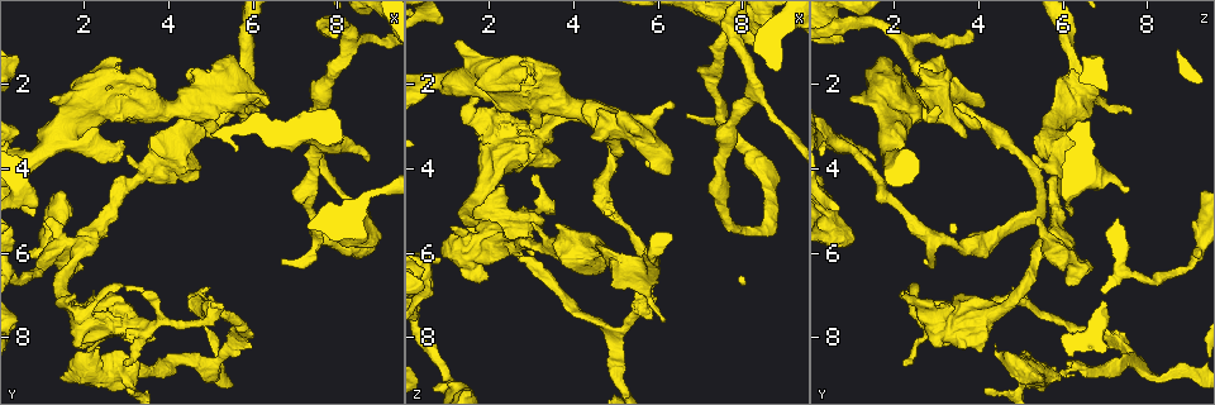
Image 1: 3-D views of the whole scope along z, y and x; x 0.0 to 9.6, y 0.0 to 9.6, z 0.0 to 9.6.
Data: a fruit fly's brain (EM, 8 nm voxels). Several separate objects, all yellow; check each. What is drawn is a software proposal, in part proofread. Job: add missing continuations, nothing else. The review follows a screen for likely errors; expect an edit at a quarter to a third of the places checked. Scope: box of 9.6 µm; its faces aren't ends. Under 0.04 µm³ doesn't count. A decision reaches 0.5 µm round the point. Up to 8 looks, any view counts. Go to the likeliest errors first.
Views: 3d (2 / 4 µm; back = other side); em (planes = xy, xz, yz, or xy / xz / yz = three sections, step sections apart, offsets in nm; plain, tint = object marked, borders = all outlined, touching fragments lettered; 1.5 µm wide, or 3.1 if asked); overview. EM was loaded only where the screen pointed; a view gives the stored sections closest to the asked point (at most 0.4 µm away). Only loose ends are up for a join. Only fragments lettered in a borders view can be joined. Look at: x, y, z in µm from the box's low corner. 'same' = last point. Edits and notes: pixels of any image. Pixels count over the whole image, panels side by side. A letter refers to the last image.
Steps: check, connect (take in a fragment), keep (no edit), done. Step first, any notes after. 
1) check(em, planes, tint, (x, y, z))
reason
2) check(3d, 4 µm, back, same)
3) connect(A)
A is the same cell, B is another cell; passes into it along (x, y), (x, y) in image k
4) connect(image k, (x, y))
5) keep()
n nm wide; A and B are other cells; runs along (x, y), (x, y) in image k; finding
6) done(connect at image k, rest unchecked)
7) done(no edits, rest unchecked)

check(3d, 2 µm, (1.25, 2.40, 1.05))
thick end

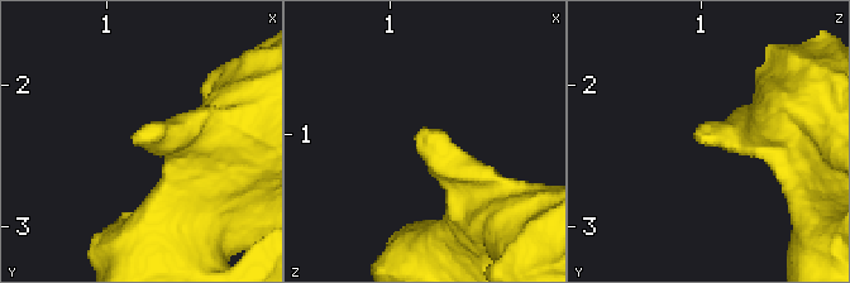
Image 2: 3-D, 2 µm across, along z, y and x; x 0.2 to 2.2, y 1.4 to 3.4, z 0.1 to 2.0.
check(em, xz, step 8, tint, (1.22, 2.42, 1.00))

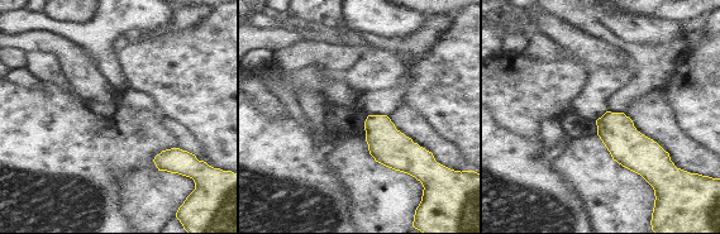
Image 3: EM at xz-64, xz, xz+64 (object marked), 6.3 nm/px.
check(em, planes, borders, same)

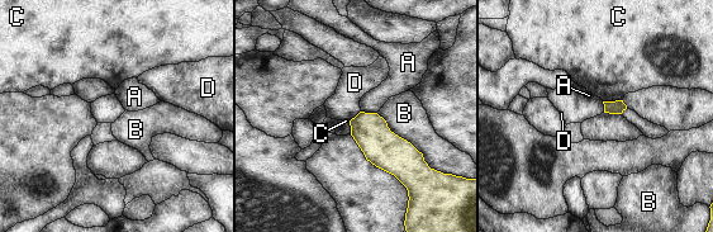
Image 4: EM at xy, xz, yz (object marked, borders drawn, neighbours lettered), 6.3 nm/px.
keep()
B touches over 480 nm; A, B, C and D are other cells; border along (376, 113), (429, 166) in image 4; no lettered fragment goes on from it

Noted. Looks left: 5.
check(3d, 2 µm, back, (6.40, 2.50, 2.35))
an open end

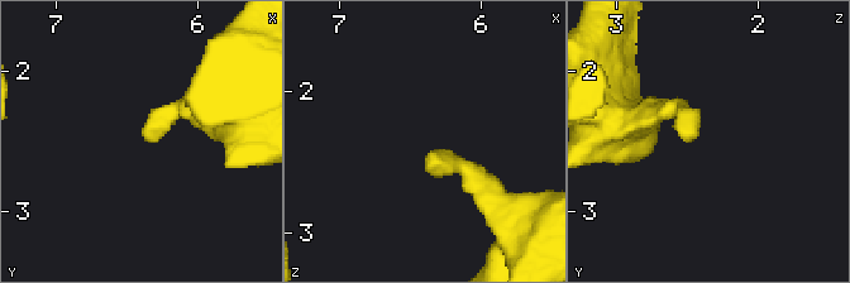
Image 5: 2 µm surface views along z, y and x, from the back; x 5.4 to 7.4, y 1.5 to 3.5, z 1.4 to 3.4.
check(em, xz, step 8, borders, (6.36, 2.48, 2.42))

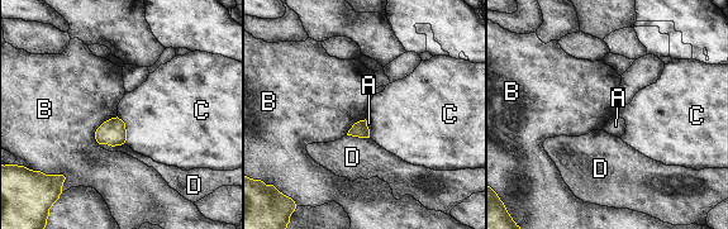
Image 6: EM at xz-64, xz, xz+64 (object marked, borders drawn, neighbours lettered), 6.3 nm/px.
keep()
B touches over 220 nm; A, B, C and D are other cells; border along (117, 115), (96, 129), (98, 143) in image 6; no lettered fragment goes on from it

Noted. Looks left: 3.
check(3d, 2 µm, back, (3.00, 2.50, 2.90))
thick end

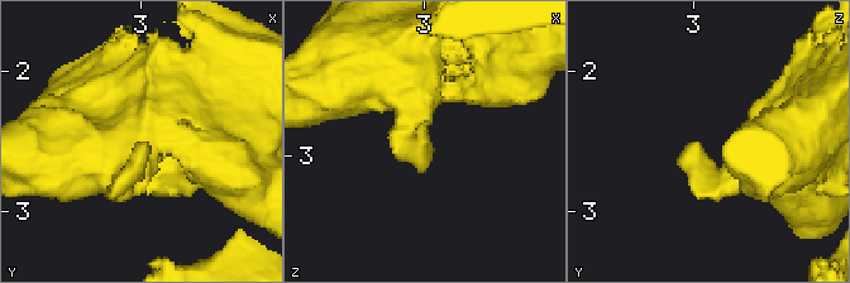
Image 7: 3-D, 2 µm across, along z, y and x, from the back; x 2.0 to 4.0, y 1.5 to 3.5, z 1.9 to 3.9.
check(em, planes, borders, (2.94, 2.54, 2.94))
need the tissue

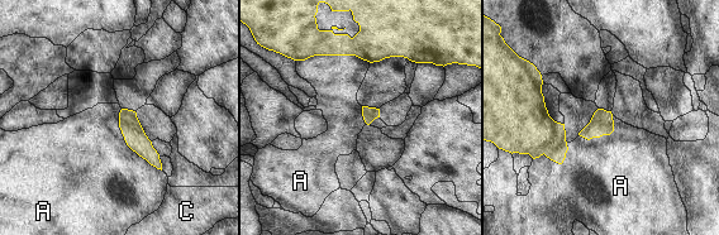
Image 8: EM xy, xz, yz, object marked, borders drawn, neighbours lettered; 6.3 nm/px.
keep()
A and C are other cells; border along (296, 60), (357, 56), (370, 62) in image 8; no lettered fragment goes on from it

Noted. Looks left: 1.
done(no edits, rest unchecked)

